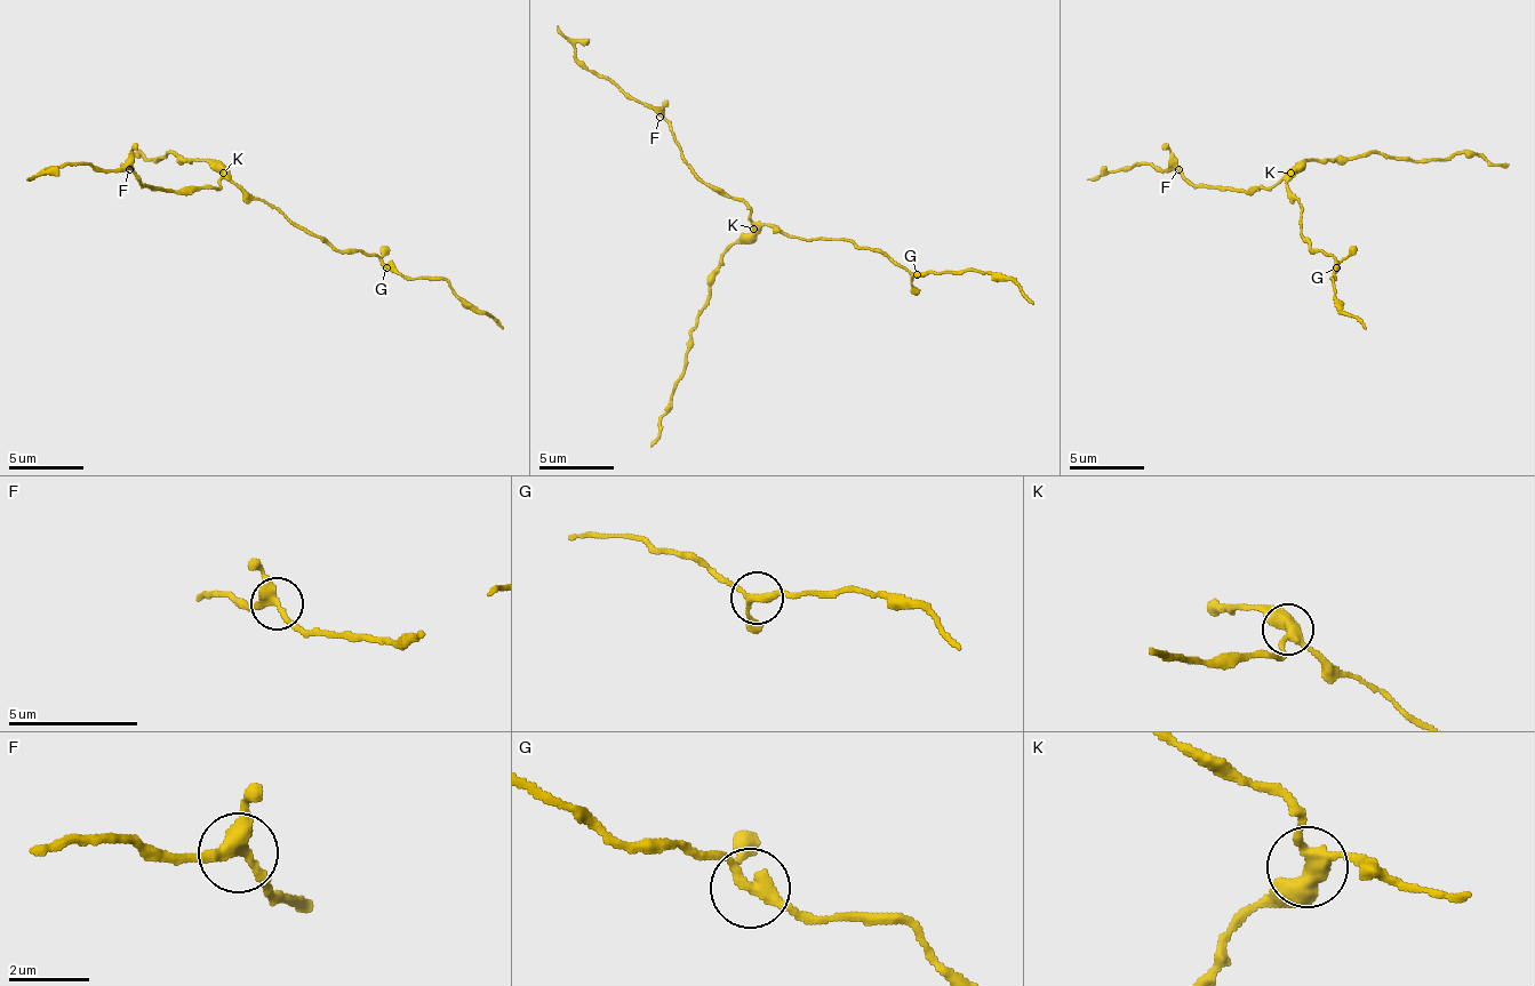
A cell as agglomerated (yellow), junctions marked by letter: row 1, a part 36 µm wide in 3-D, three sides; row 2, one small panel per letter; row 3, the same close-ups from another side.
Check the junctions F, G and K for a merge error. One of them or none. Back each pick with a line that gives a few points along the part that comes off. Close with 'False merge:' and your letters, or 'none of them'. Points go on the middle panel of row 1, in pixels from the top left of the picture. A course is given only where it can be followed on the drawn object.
G: (918, 273), (974, 270), (1004, 273), (1033, 303)
False merge: G

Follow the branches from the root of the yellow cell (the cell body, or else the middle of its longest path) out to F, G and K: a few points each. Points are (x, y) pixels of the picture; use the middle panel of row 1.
F: (775, 225), (753, 221), (742, 202), (719, 194), (686, 161), (674, 131), (660, 117)
G: (775, 225), (786, 237), (798, 240), (854, 240), (869, 251), (884, 251), (895, 262), (918, 273)
K: (775, 225), (757, 225), (753, 229)

